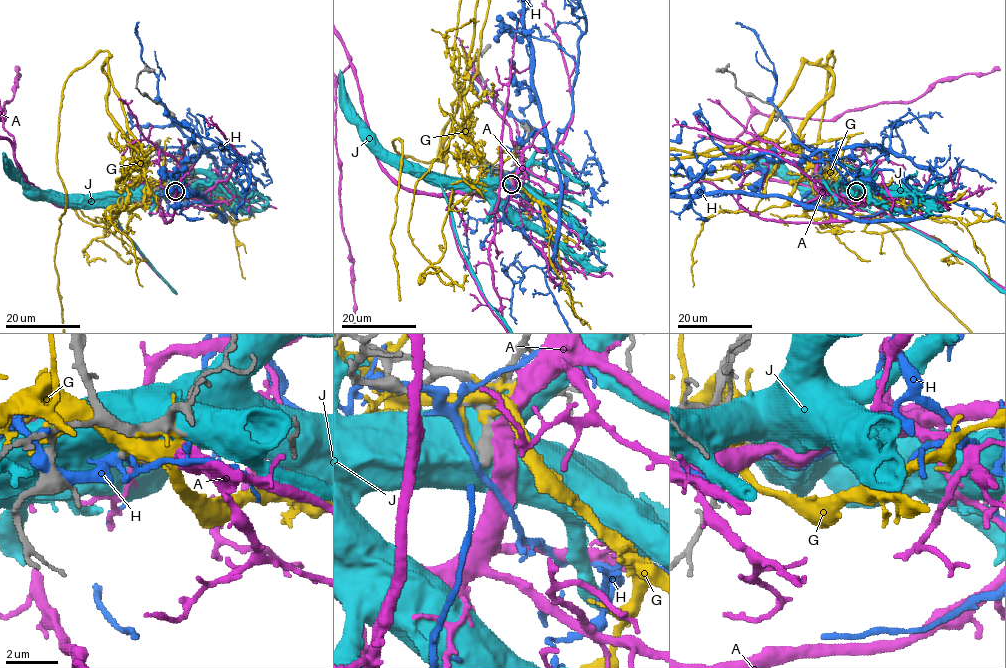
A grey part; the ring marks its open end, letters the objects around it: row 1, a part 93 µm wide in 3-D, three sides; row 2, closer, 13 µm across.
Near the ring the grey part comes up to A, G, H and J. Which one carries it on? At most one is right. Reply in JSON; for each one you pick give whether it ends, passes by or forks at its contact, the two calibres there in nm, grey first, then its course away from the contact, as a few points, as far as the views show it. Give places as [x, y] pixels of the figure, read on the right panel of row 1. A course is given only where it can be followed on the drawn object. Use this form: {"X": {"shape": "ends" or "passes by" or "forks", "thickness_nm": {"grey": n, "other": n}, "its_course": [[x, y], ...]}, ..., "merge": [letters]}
{"merge": []}

